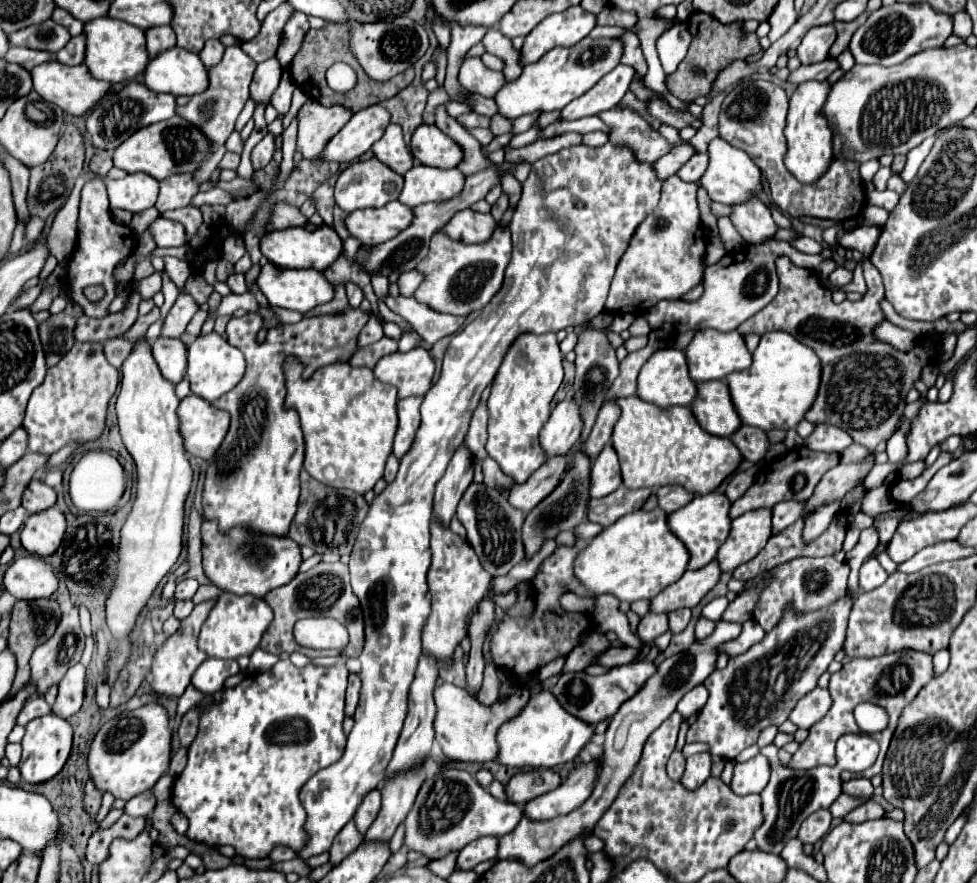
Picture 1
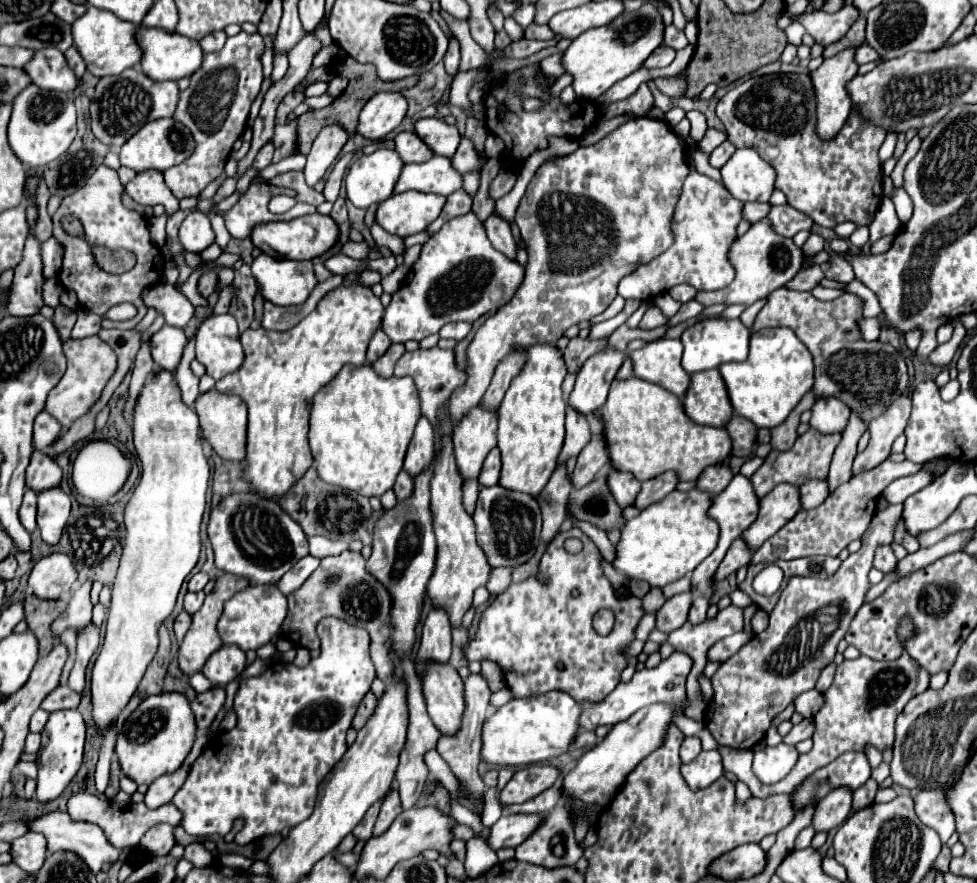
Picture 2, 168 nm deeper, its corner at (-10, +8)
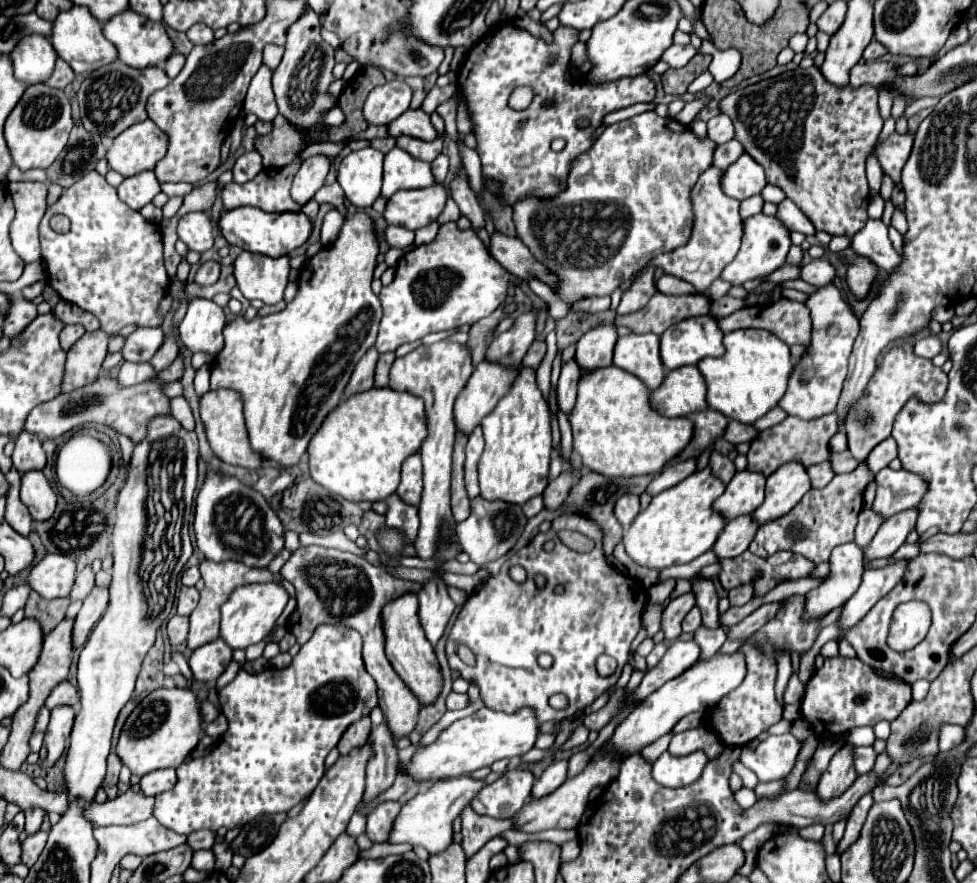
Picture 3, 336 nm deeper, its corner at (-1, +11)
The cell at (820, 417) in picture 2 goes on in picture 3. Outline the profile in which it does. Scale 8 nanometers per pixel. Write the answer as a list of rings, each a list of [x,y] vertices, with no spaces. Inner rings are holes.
[[[835,283],[823,285],[807,295],[805,305],[811,311],[811,341],[805,355],[793,365],[787,381],[787,391],[779,401],[779,407],[799,419],[815,419],[835,411],[841,387],[847,375],[847,359],[859,333],[859,319],[853,315],[849,303],[841,297]]]

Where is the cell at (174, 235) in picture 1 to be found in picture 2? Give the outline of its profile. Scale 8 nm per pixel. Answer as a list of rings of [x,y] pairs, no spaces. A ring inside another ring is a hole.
[[[190,212],[180,226],[178,240],[190,252],[202,252],[206,246],[210,246],[214,242],[214,232],[210,228],[210,220],[206,218],[206,214]]]

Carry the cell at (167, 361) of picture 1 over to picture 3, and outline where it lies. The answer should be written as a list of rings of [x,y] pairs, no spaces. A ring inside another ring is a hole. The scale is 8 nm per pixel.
[[[139,327],[129,337],[125,337],[125,345],[121,347],[123,361],[149,361],[155,351],[161,347],[165,333],[161,327]]]

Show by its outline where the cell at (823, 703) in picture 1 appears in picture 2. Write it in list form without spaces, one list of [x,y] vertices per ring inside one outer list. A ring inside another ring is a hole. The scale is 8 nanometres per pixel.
[[[812,688],[808,692],[802,692],[796,700],[794,700],[794,710],[798,714],[802,714],[804,718],[812,718],[818,710],[820,710],[820,704],[824,704],[826,698],[824,698],[824,692]]]

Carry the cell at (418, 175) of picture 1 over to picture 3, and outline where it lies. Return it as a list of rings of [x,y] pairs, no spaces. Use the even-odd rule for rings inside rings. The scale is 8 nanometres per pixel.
[[[395,147],[385,155],[385,173],[381,193],[389,199],[401,189],[421,189],[433,185],[431,165],[411,157],[407,151]]]

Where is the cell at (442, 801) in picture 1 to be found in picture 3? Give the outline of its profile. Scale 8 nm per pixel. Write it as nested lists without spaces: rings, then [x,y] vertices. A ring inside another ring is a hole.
[[[559,759],[551,767],[547,767],[545,773],[533,785],[533,797],[543,797],[553,793],[567,779],[567,763],[569,763],[567,759]]]

